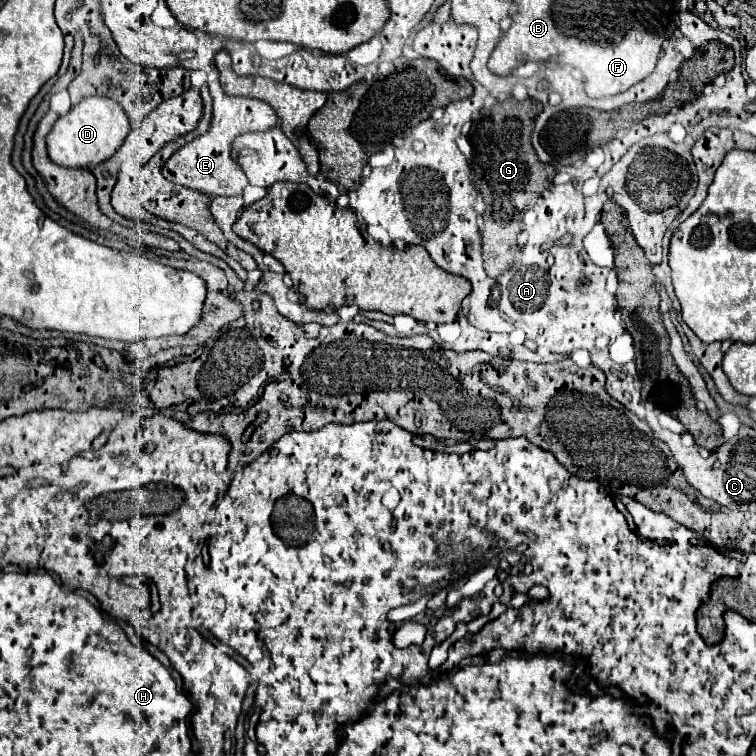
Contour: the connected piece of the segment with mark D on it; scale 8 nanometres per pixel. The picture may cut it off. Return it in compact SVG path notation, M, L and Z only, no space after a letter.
M104 96L84 98L80 104L56 120L50 134L46 136L48 158L64 168L88 168L108 160L122 144L130 130L126 112L118 102Z

